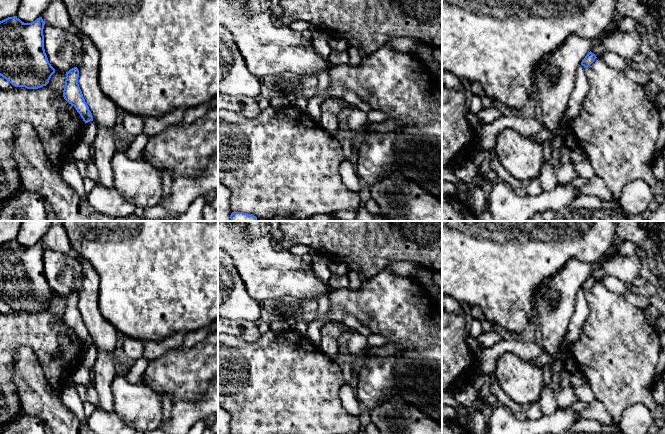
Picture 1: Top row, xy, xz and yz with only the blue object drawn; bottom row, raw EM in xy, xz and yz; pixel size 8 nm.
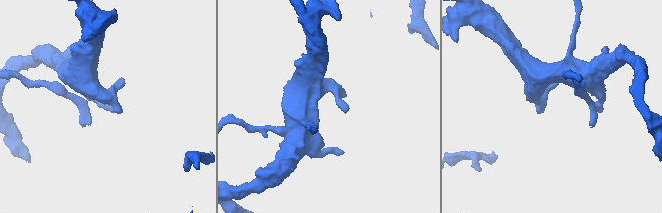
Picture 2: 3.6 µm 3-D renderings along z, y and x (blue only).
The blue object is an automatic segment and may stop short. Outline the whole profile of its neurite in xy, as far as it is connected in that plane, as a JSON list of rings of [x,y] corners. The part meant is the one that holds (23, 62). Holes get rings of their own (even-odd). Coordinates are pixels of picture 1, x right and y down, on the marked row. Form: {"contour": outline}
{"contour": [[[17,16],[0,21],[0,76],[15,87],[41,88],[55,73],[44,49],[44,25],[42,17],[31,23],[24,23]]]}

